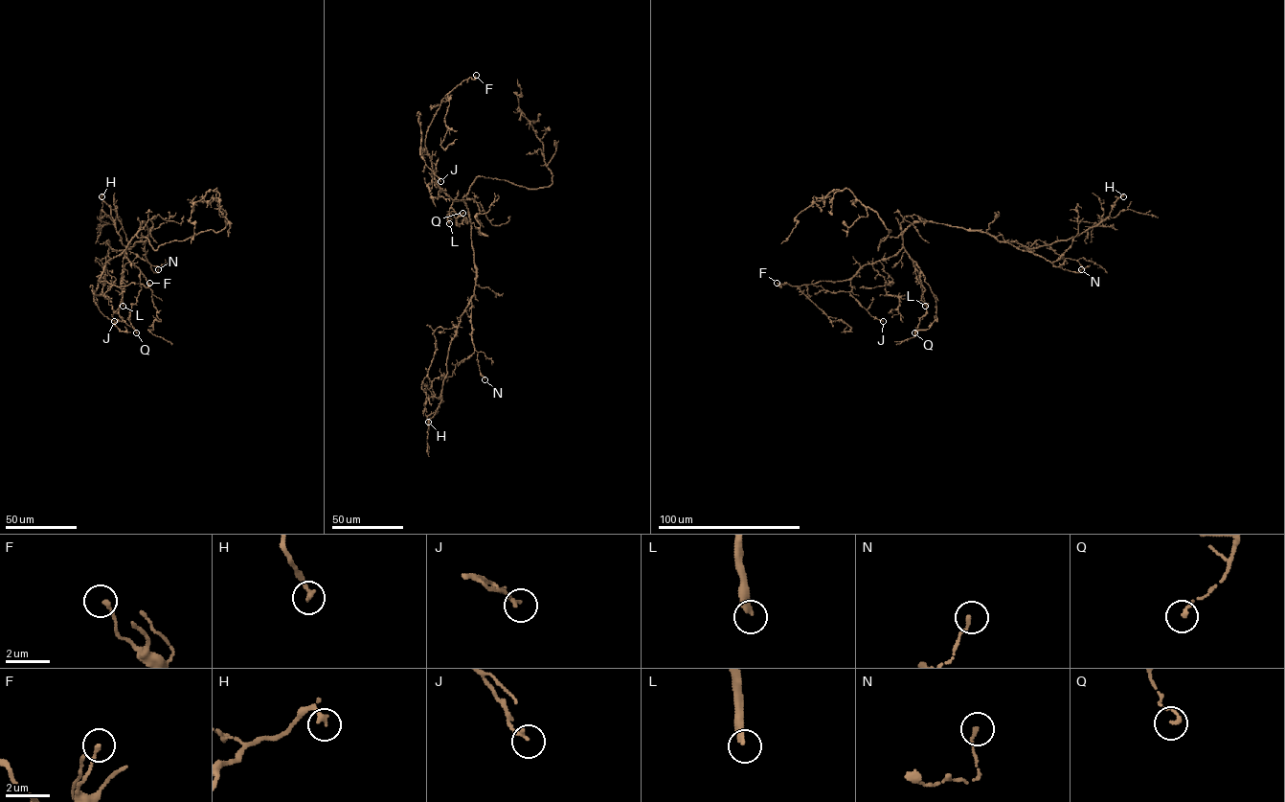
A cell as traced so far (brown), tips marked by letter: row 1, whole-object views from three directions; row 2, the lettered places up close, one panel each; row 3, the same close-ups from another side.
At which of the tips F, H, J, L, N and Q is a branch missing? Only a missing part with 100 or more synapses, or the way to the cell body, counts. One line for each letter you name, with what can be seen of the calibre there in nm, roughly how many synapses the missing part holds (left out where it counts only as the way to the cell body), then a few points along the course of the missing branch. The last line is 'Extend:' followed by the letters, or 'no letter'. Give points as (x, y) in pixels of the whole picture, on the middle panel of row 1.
L: 280 nm thick; missing branch runs (449, 223), (458, 218), (464, 206), (460, 173), (465, 153), (462, 135), (472, 125)
Extend: L

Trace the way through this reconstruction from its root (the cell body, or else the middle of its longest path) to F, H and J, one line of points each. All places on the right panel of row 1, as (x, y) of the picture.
F: (906, 229), (895, 254), (864, 264), (848, 279), (800, 286), (785, 283), (781, 287), (777, 283)
H: (906, 229), (933, 221), (1037, 248), (1096, 226), (1123, 196)
J: (906, 229), (902, 248), (895, 254), (864, 264), (850, 280), (849, 293), (871, 316), (883, 321)

